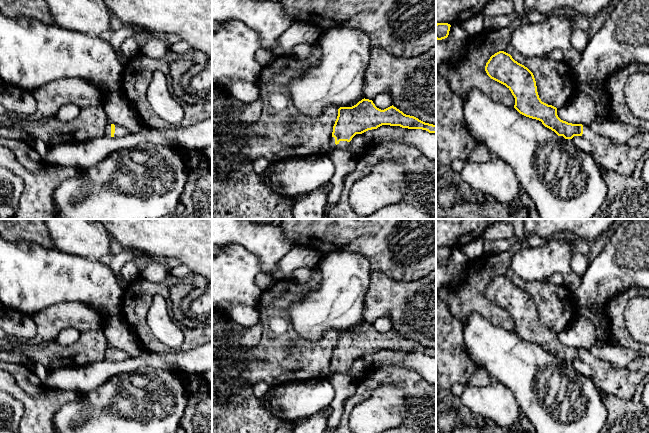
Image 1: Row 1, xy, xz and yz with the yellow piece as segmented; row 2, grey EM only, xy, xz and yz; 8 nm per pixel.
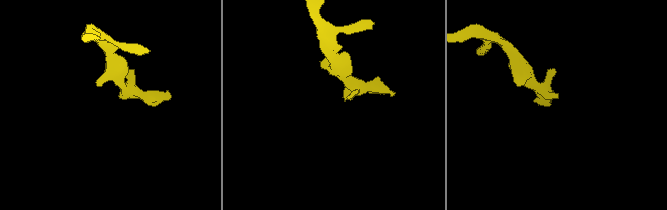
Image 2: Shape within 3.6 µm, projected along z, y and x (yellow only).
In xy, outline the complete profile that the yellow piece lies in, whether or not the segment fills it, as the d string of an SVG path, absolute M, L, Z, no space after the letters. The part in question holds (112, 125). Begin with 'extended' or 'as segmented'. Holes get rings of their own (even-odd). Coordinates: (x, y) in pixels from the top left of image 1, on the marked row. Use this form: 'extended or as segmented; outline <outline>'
extended; outline M108 124L105 130L105 136L108 137L124 137L129 131L119 125Z

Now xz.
extended; outline M364 98L352 107L338 109L338 116L330 138L330 152L336 149L349 151L349 142L356 134L377 129L382 125L422 129L429 133L436 133L436 125L406 115L393 105L381 110L375 106L372 100Z

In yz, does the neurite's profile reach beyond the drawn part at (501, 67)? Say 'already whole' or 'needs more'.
needs more

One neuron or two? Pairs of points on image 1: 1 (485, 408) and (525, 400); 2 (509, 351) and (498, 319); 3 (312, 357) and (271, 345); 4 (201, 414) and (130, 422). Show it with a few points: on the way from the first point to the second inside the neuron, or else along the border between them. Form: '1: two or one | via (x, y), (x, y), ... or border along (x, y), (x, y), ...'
1: two | border along (502, 383), (513, 394), (521, 411)
2: two | border along (481, 315), (494, 325), (513, 332)
3: one | via (302, 347), (298, 343), (281, 343)
4: two | border along (189, 394), (184, 414), (179, 422)

